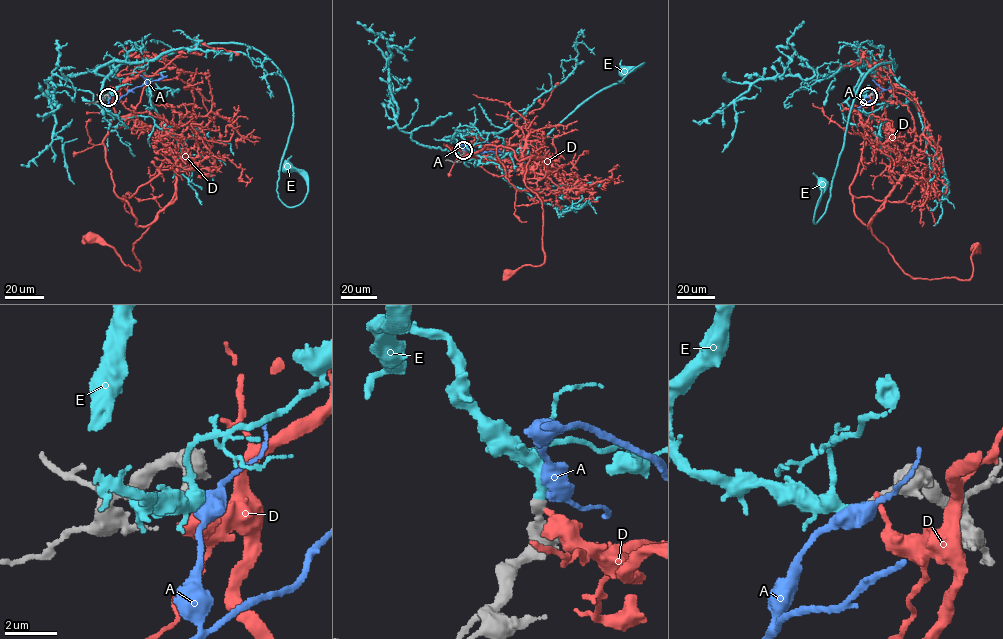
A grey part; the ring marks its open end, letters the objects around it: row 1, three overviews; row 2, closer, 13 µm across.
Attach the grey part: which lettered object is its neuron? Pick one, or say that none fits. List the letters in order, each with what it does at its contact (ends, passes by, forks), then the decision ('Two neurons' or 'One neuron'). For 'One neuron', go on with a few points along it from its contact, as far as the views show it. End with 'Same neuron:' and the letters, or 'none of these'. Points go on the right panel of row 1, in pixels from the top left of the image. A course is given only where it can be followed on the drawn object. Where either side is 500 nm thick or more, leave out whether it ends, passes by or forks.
A: It passes by. Two neurons
D: It ends there. Two neurons
E: It ends there. One neuron. Its course: (869, 96), (854, 90), (860, 77), (894, 63), (875, 65), (860, 84), (815, 223), (822, 184)
Same neuron: E

